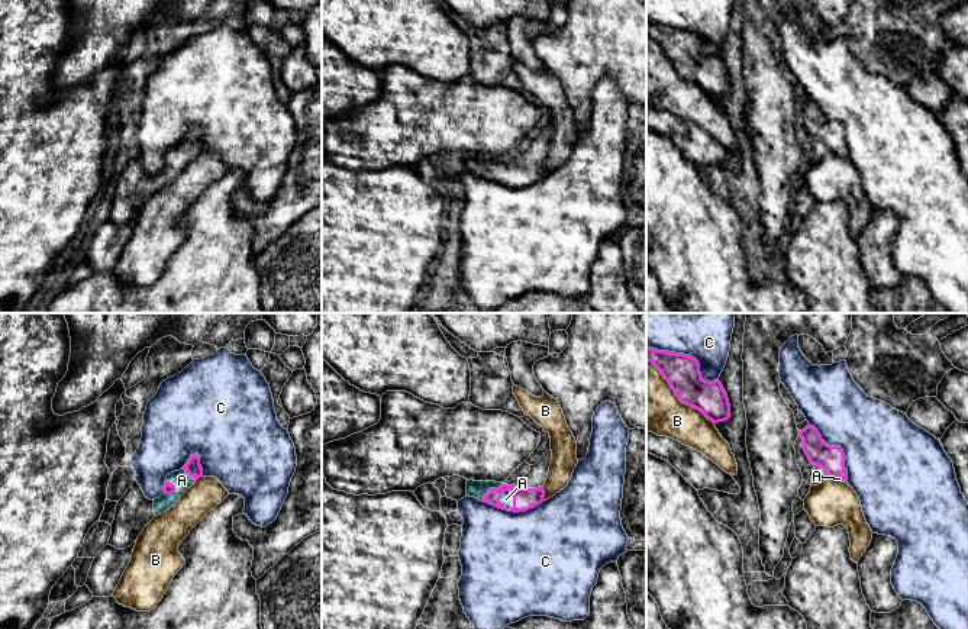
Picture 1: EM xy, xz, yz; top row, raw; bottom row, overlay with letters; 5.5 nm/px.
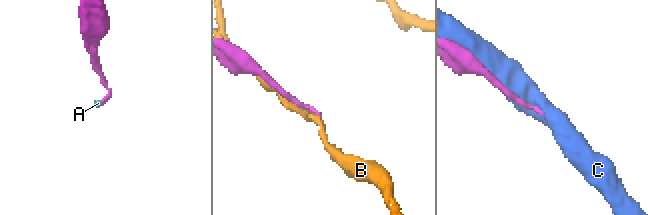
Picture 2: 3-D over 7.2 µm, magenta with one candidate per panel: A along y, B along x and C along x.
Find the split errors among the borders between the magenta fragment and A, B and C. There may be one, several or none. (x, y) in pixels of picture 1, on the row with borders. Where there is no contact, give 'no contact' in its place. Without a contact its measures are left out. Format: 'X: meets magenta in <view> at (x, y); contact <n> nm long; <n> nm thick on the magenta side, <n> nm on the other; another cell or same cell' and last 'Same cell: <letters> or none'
A: meets magenta in xz at (499, 500); contact 120 nm long; 130 nm thick on the magenta side, 70 nm on the other; same cell
B: meets magenta in yz at (677, 396); contact 500 nm long; 190 nm thick on the magenta side, 320 nm on the other; another cell
C: meets magenta in yz at (689, 355); contact 440 nm long; 190 nm thick on the magenta side, 460 nm on the other; another cell
Same cell: A

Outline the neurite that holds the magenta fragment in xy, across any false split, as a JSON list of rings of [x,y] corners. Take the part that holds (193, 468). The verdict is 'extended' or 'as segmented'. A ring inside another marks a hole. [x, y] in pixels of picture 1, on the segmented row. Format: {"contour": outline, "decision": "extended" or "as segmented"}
{"contour": [[[194,454],[180,471],[167,475],[164,493],[155,500],[146,499],[138,481],[133,481],[116,506],[109,545],[116,549],[130,546],[143,528],[155,516],[174,507],[200,477],[203,477],[203,468],[200,457]]], "decision": "extended"}

